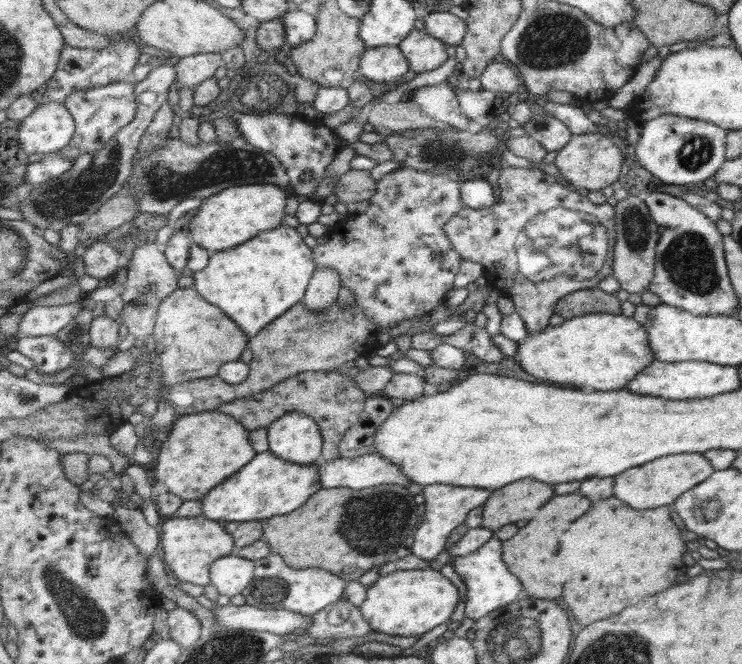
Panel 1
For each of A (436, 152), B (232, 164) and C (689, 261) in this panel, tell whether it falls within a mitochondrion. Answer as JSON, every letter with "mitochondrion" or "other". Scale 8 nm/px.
{"A":"mitochondrion","B":"mitochondrion","C":"mitochondrion"}

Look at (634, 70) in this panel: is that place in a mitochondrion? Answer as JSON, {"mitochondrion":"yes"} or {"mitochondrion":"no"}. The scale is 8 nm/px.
{"mitochondrion":"no"}

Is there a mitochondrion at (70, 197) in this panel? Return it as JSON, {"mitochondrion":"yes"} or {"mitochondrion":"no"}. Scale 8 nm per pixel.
{"mitochondrion":"yes"}

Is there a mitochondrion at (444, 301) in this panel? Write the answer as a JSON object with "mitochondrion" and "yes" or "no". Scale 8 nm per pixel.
{"mitochondrion":"no"}

